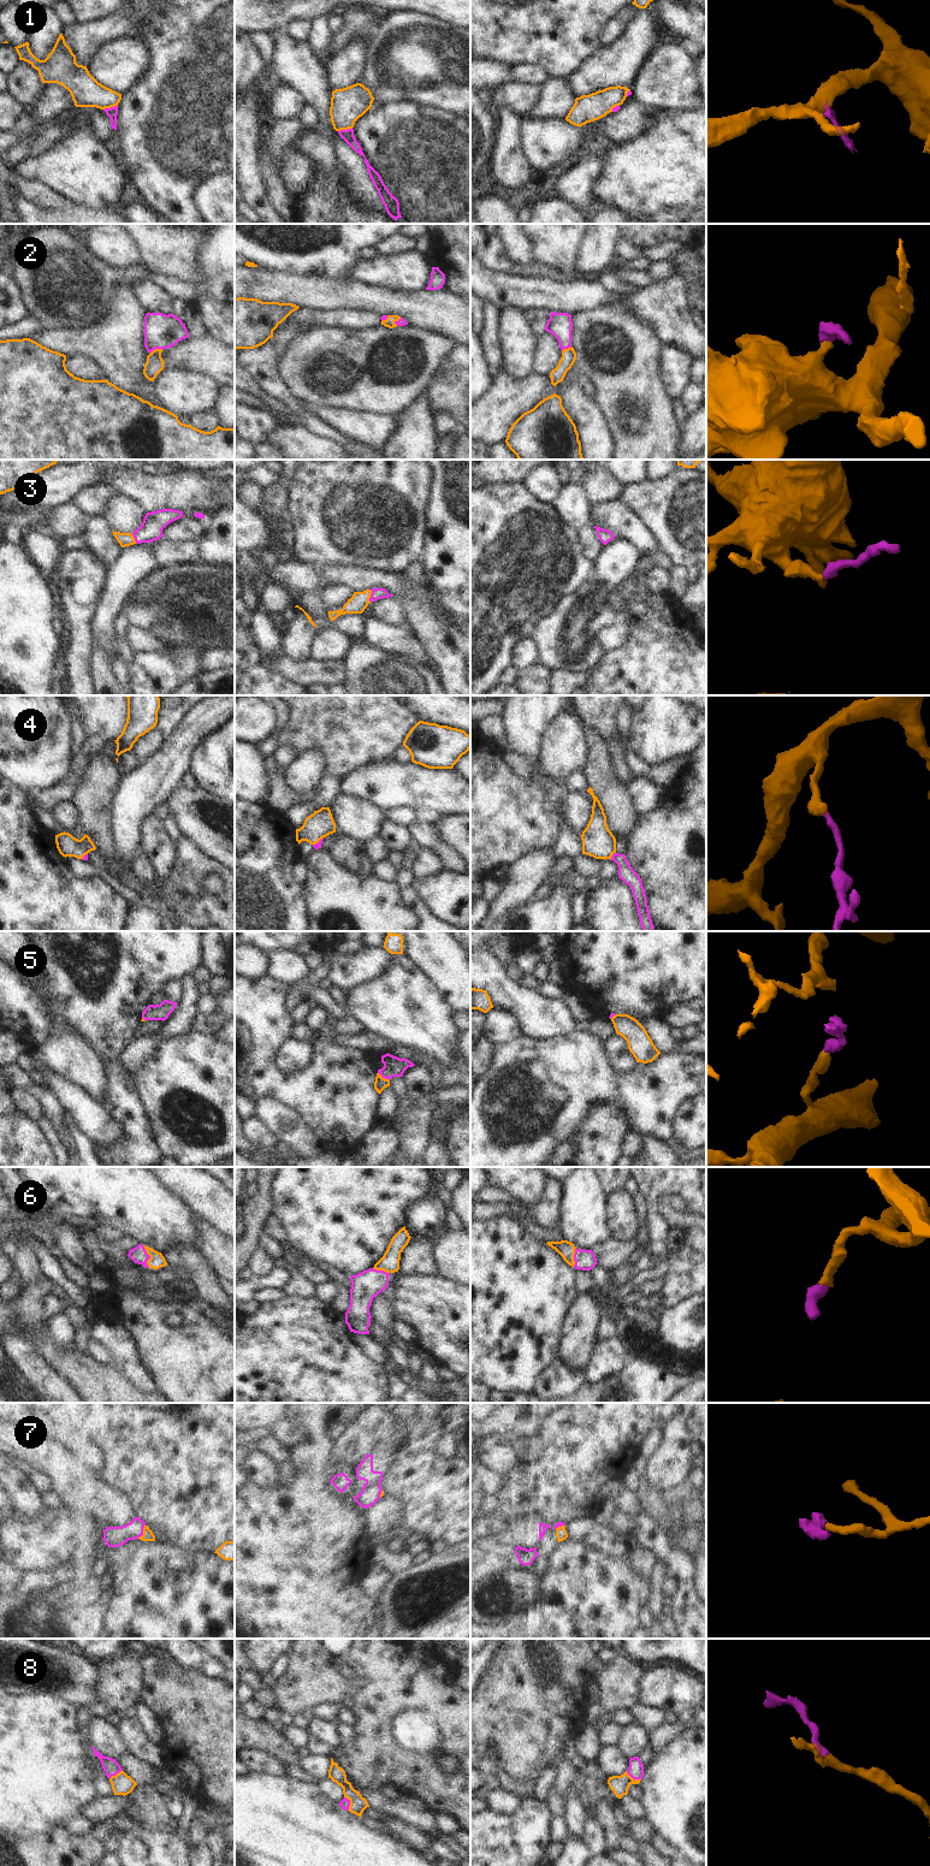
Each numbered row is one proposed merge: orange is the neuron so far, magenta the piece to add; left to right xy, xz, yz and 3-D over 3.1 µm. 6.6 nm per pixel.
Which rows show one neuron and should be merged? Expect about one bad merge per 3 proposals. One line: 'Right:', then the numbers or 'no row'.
Right: 2, 3, 4, 5, 6, 7, 8.

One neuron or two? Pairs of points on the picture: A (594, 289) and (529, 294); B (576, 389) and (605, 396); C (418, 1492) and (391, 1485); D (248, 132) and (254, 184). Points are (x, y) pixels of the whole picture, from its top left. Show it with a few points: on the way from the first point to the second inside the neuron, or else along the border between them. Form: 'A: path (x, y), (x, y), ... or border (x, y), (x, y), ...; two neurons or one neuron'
A: path (579, 294), (545, 294); one neuron
B: border (574, 363), (585, 381); two neurons
C: path (412, 1486), (397, 1485); one neuron
D: path (248, 146), (248, 171); one neuron

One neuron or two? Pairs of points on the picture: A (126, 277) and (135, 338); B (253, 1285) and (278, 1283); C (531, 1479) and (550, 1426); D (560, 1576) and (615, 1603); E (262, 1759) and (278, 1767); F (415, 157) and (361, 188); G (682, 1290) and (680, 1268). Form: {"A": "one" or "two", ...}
{"A": "one", "B": "one", "C": "one", "D": "one", "E": "one", "F": "two", "G": "one"}

